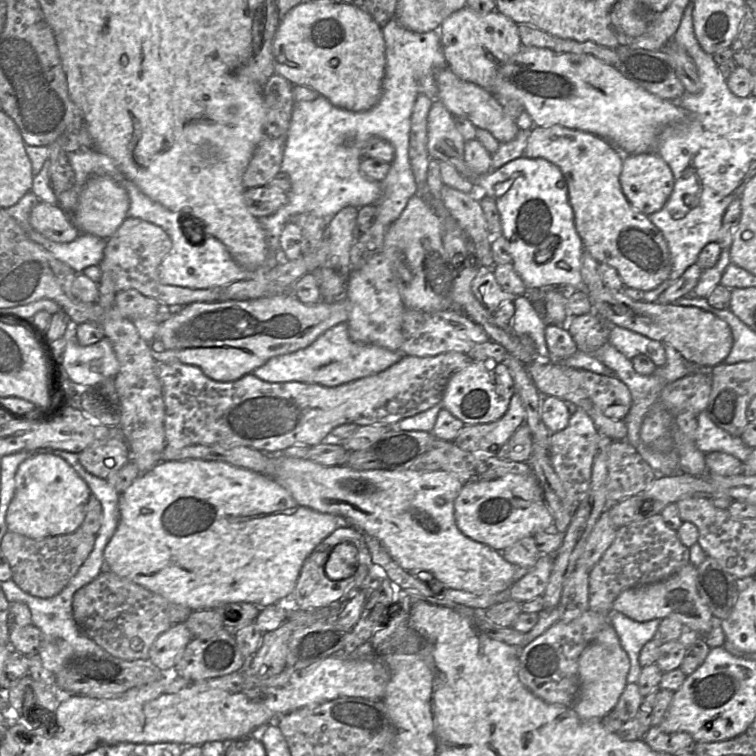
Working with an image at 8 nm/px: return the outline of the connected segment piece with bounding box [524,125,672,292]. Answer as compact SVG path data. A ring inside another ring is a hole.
M552 125L548 127L533 126L532 129L530 130L530 135L528 138L527 147L524 151L524 156L528 158L544 158L560 168L566 180L568 189L568 198L574 213L574 222L576 231L578 232L583 242L583 252L586 250L599 263L605 263L610 267L613 267L618 272L620 278L622 279L624 287L630 287L647 292L656 288L669 278L672 266L667 242L661 231L650 221L650 218L647 215L635 210L628 201L628 199L626 198L626 196L624 195L620 183L620 176L623 169L624 155L617 148L612 146L608 141L589 132L570 129L561 125Z

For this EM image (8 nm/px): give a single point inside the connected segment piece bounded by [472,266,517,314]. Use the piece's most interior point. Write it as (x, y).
(488, 292)

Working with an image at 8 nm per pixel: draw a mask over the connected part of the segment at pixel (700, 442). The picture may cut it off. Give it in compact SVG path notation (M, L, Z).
M707 411L696 415L697 430L695 442L697 448L707 454L713 451L728 453L744 463L751 453L742 437L732 436L724 429L717 426L708 416Z

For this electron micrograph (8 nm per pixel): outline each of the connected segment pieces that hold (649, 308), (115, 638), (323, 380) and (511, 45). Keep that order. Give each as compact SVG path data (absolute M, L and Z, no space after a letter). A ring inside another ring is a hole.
M604 287L597 295L593 312L610 325L623 327L652 340L671 345L686 360L700 367L715 367L722 364L733 346L730 326L713 313L696 307L659 304L643 300L634 301L623 291L614 291Z
M103 570L92 582L76 591L72 601L73 618L78 627L98 646L125 661L148 661L149 651L159 635L172 626L184 623L192 610L170 602L143 586Z
M342 322L322 333L312 344L292 353L275 356L263 366L255 369L252 374L269 383L302 382L320 384L326 387L336 387L360 378L376 375L402 359L404 353L392 351L384 347L353 341L348 334L348 325Z
M466 6L444 20L439 34L447 66L459 78L489 91L499 67L523 49L519 25L497 10L481 15Z

